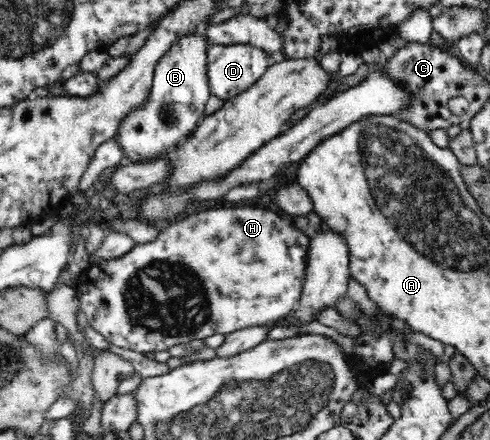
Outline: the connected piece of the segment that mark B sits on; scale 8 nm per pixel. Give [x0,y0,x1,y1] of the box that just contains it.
[114,30,211,163]

